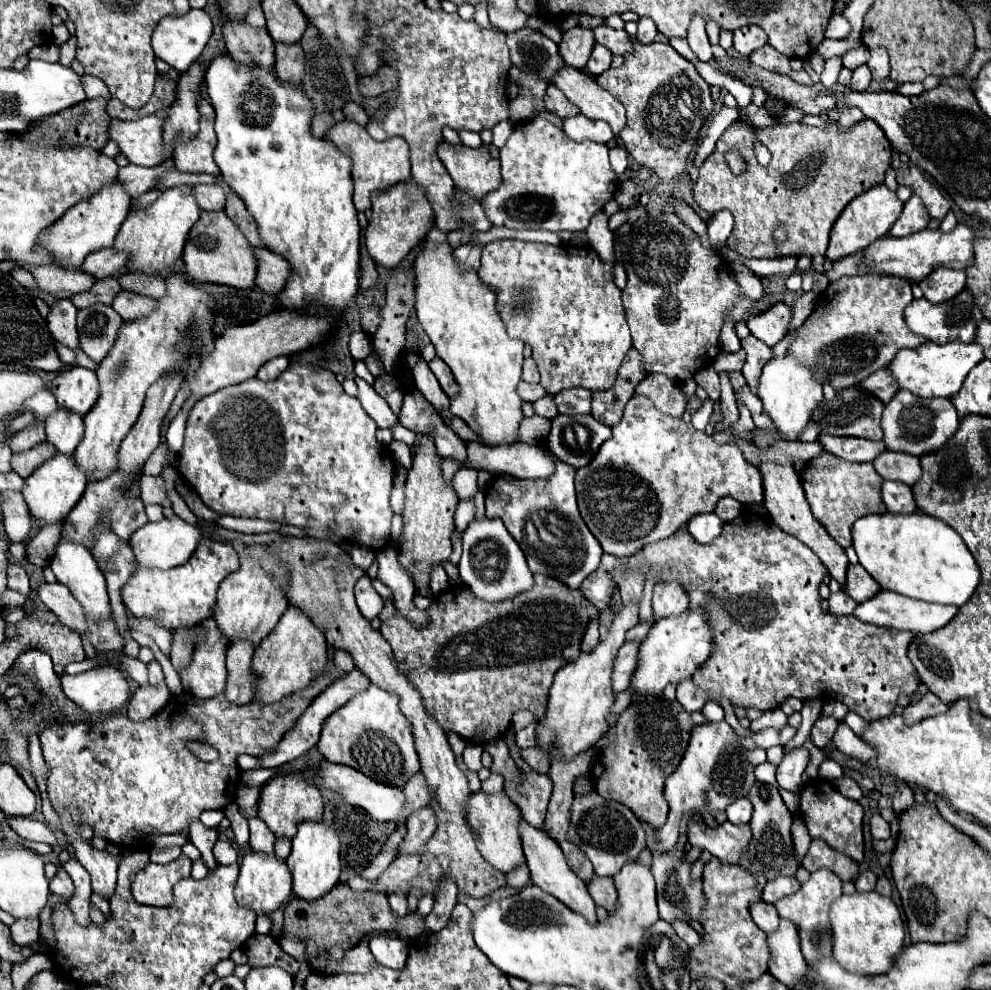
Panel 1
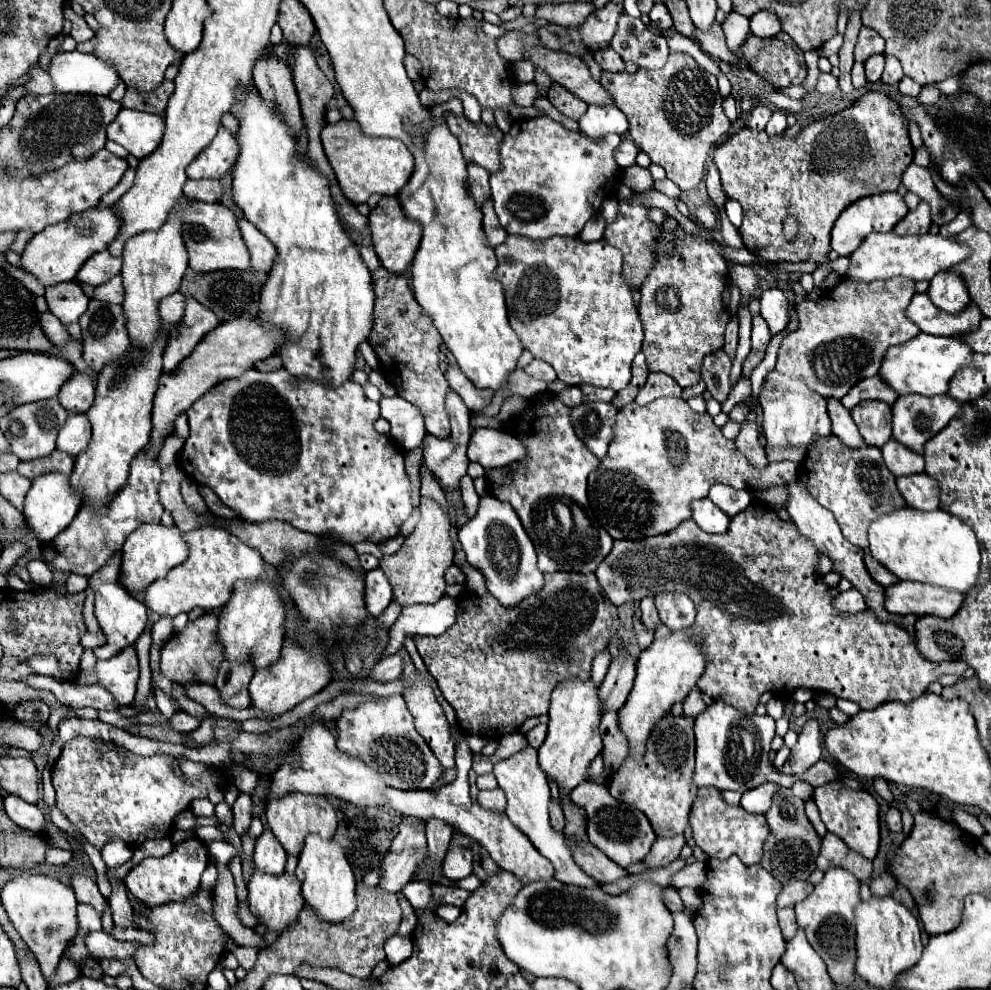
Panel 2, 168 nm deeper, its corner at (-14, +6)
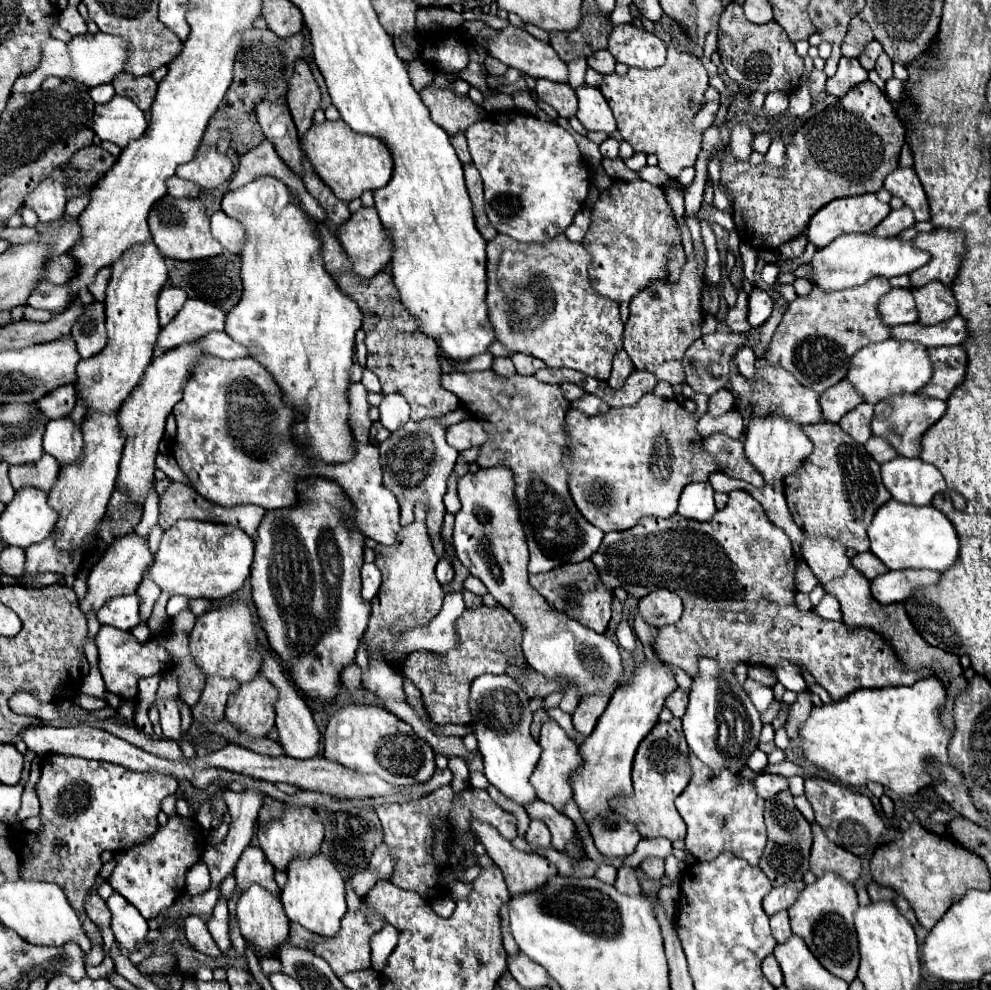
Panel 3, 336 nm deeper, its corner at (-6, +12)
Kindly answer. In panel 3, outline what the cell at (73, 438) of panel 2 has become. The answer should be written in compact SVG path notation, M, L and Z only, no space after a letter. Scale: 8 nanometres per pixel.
M70 418L50 420L44 432L44 450L62 466L74 464L82 456L82 432Z

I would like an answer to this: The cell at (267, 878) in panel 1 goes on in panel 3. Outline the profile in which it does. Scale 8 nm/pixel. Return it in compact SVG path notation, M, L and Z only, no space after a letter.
M258 884L250 886L240 896L238 908L236 908L236 918L238 918L242 938L254 948L258 958L274 956L278 952L278 946L288 938L288 918L284 914L282 902L278 900L278 896L272 896L268 890L260 888Z

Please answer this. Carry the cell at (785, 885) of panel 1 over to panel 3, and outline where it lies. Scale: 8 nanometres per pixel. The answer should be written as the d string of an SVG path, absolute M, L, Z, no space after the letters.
M792 880L788 884L782 884L778 888L772 888L772 892L762 902L764 912L768 916L772 916L772 914L776 914L780 910L788 910L796 902L796 898L798 898L798 894L800 894L802 888L804 888L804 882L802 880L800 882Z

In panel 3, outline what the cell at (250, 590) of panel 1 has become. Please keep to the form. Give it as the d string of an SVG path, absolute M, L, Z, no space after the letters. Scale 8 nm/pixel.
M232 600L196 618L196 624L188 636L188 646L194 662L206 676L234 678L244 684L256 676L262 664L262 656L256 652L256 640L250 608L244 600Z

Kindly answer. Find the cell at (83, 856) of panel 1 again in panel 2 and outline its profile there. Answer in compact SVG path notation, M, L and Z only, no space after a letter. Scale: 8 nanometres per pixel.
M110 876L108 880L110 880L110 886L112 886L112 894L110 894L108 902L110 902L110 908L112 908L114 924L116 924L116 926L122 926L122 928L126 928L126 926L134 926L134 928L136 928L136 924L132 922L134 910L132 910L132 906L130 906L128 890L126 890L126 886L124 886L124 880L120 880L120 878L116 878L116 876Z

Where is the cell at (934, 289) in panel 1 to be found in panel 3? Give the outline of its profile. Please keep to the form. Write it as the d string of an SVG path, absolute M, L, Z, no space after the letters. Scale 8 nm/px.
M930 282L922 288L912 290L912 294L916 300L916 308L918 308L918 322L924 326L940 324L940 322L956 316L956 312L958 312L956 298L954 298L950 286Z

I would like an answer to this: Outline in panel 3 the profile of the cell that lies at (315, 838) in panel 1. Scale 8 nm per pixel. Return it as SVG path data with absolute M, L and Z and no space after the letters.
M322 854L308 860L292 860L288 866L288 882L280 894L280 900L290 922L298 922L302 928L328 938L336 936L340 930L340 920L346 914L344 880L336 866Z

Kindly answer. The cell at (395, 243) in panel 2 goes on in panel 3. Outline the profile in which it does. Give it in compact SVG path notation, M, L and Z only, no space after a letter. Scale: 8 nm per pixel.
M362 208L360 212L352 214L336 232L344 252L348 254L348 258L352 260L352 270L358 272L360 278L372 278L374 274L378 274L380 270L384 270L384 266L390 262L390 250L392 244L388 240L388 236L384 234L384 228L380 224L378 212L376 208Z

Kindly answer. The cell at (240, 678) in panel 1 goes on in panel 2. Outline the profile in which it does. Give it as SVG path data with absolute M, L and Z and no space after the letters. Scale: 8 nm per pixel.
M224 660L218 678L216 678L216 688L222 696L222 700L232 706L232 708L248 708L250 694L248 694L248 682L252 680L254 674L254 664L250 660L246 662L232 662Z

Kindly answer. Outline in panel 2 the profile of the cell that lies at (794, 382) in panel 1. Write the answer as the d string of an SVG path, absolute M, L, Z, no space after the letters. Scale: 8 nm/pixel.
M772 370L760 390L758 402L762 406L762 432L768 440L768 446L808 446L818 438L824 438L830 432L830 420L826 410L826 398L808 388L800 378L788 378L778 370Z

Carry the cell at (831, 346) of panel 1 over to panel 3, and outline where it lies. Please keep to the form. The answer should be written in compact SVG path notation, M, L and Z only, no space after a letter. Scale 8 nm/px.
M880 276L868 280L862 286L838 292L812 288L808 296L796 298L788 304L784 320L780 322L780 328L776 328L770 342L768 360L772 360L772 364L780 364L790 374L794 374L794 378L802 386L822 394L846 376L850 358L860 348L890 338L888 326L880 320L876 312L880 296L884 296L890 288L892 286L888 278Z

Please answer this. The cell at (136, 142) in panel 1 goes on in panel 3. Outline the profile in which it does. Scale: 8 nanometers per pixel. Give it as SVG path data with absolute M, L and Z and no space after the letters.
M114 96L106 104L96 104L92 116L92 128L100 140L108 140L124 148L130 140L136 140L146 130L144 112L128 98Z

